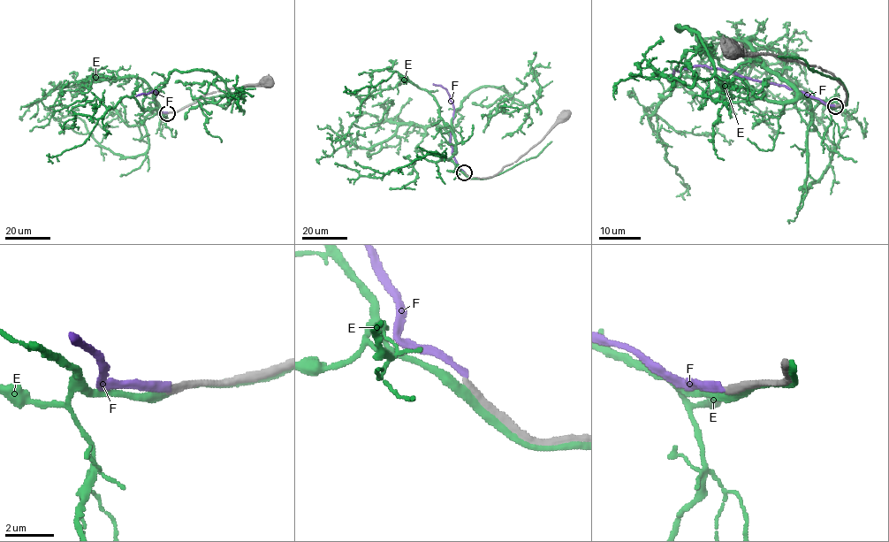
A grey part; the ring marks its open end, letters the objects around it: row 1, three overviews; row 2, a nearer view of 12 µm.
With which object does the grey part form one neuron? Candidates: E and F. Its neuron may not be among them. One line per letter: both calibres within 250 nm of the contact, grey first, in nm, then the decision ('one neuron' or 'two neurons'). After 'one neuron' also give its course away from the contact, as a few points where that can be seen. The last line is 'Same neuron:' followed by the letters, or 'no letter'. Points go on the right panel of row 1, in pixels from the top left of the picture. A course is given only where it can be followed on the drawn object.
E: calibres 280 and 260 nm; two neurons
F: calibres 300 and 260 nm; two neurons
Same neuron: no letter

